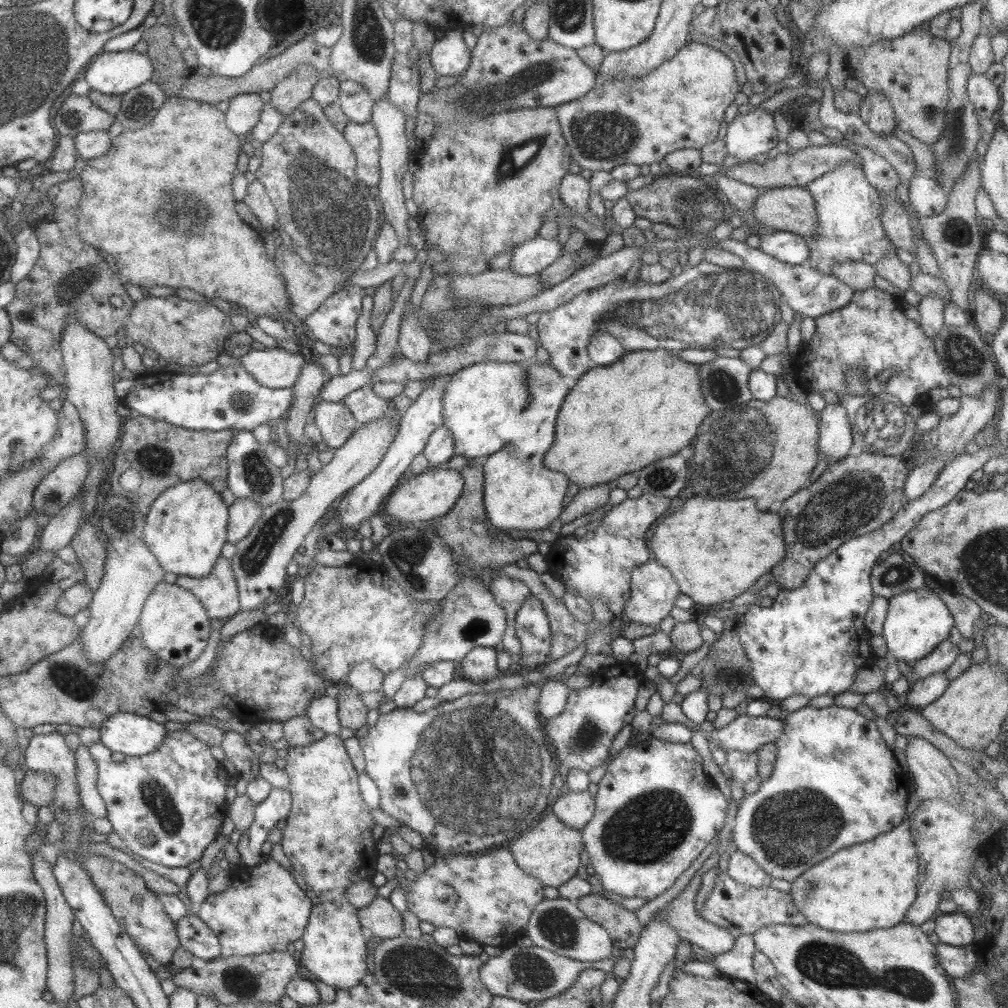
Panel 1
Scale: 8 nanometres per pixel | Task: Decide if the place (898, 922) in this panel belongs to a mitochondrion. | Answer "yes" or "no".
no

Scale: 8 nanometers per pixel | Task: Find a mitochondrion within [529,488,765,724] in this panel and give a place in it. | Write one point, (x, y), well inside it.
(728, 672)

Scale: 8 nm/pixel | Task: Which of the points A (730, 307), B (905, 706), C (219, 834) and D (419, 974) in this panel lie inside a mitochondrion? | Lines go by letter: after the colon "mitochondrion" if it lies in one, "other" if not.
A: mitochondrion
B: other
C: other
D: mitochondrion

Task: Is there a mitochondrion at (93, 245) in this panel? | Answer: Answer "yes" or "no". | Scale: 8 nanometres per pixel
no

